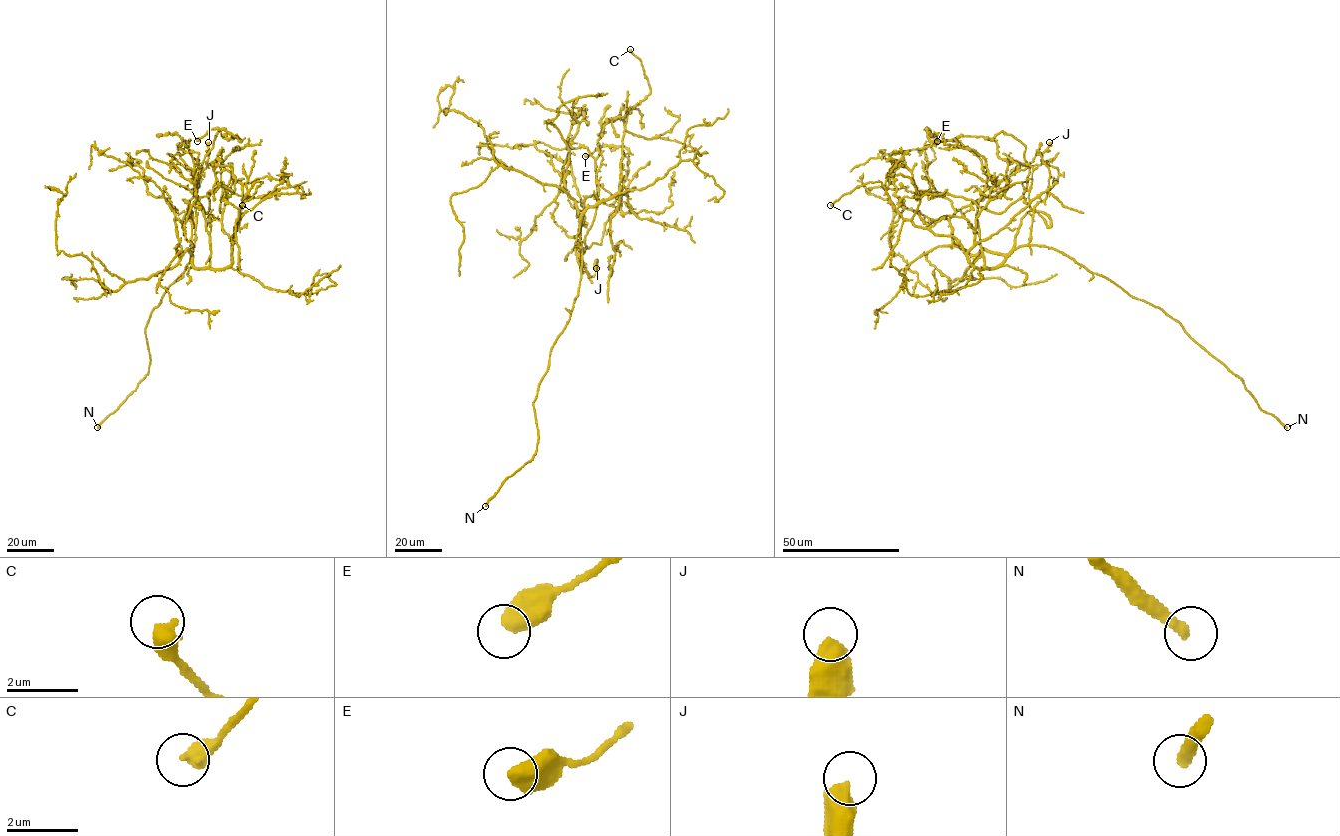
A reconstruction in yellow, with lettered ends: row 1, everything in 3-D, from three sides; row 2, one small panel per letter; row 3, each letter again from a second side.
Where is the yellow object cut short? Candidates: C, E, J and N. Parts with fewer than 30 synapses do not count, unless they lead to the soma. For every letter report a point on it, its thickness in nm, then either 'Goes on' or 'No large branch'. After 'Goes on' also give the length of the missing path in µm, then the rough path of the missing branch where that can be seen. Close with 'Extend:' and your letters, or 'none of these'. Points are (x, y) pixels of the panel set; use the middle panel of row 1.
C: Place: (630, 49). Thickness 480 nm. No large branch
E: Place: (585, 156). Thickness 550 nm. No large branch
J: Place: (596, 268). Thickness 550 nm. No large branch
N: Place: (485, 506). Thickness 320 nm. Goes on. Missing length about 9 µm
Extend: N

